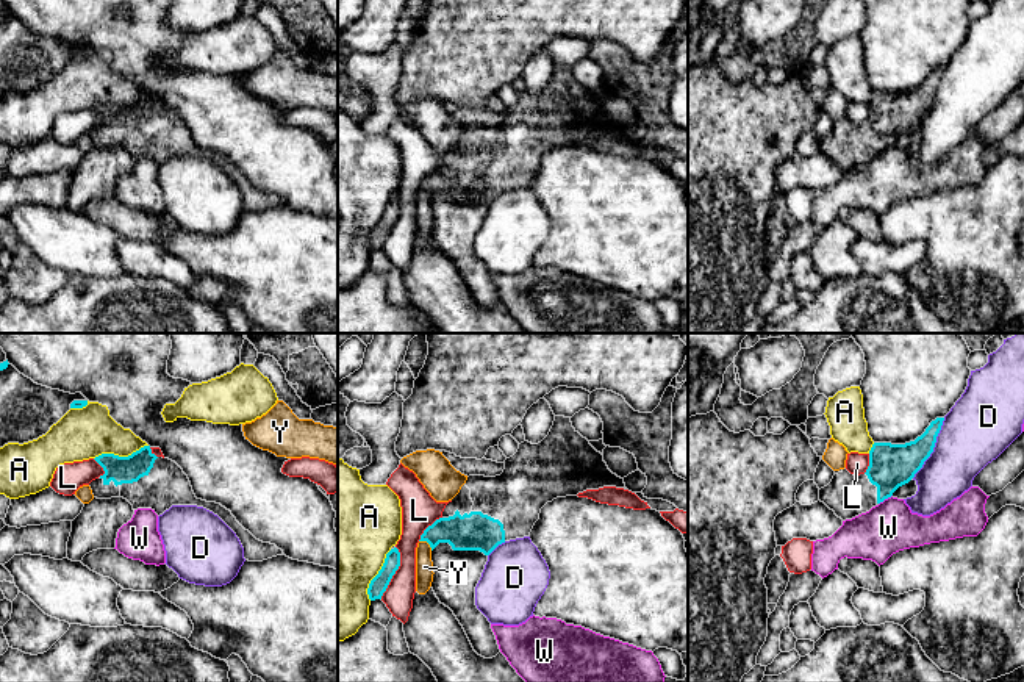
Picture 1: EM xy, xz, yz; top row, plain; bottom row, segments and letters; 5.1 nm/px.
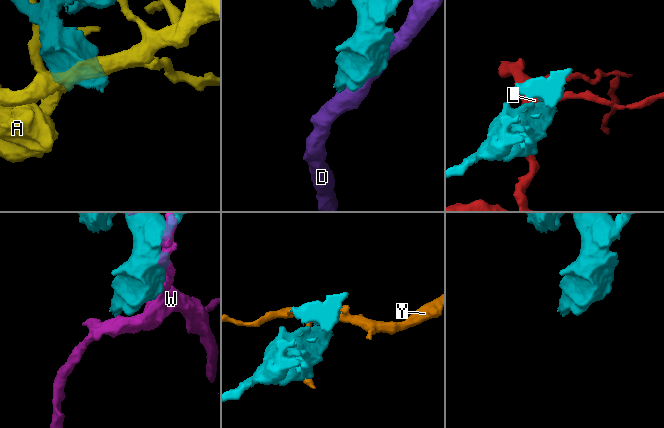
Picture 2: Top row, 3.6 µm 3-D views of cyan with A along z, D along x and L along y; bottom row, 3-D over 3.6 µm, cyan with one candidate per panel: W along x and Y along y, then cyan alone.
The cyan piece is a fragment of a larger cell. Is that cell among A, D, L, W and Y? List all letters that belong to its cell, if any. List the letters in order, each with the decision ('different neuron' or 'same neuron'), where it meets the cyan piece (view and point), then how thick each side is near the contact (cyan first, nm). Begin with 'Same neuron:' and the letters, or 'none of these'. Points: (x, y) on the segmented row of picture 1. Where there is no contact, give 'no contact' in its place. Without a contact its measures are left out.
Same neuron: none of these
A: different neuron; contact xy (121, 457); calibres 140 and 260 nm
D: different neuron; contact yz (934, 446); calibres 220 and 340 nm
L: different neuron; contact xz (394, 573); calibres 90 and 150 nm
W: different neuron; contact yz (885, 498); calibres 220 and 260 nm
Y: different neuron; contact xz (427, 542); calibres 190 and 100 nm

